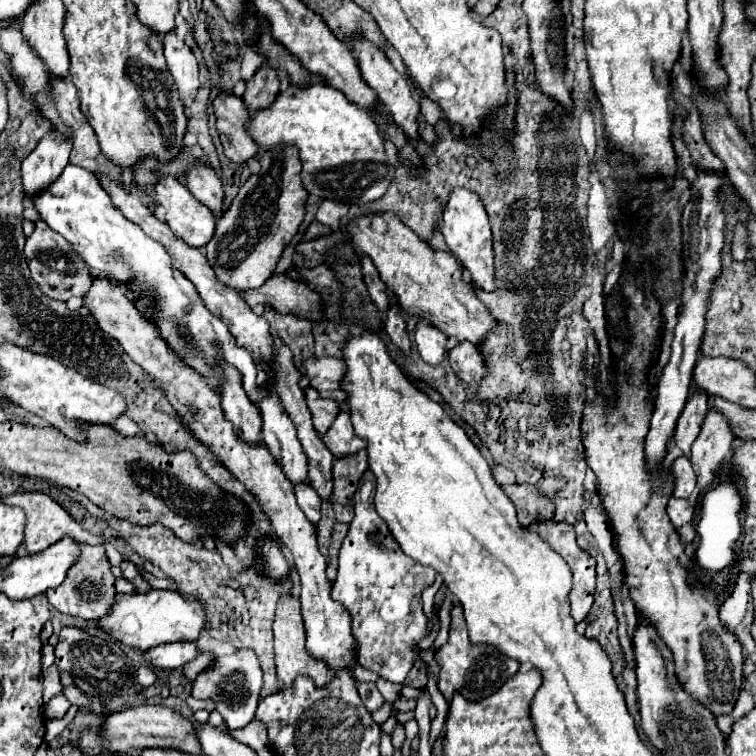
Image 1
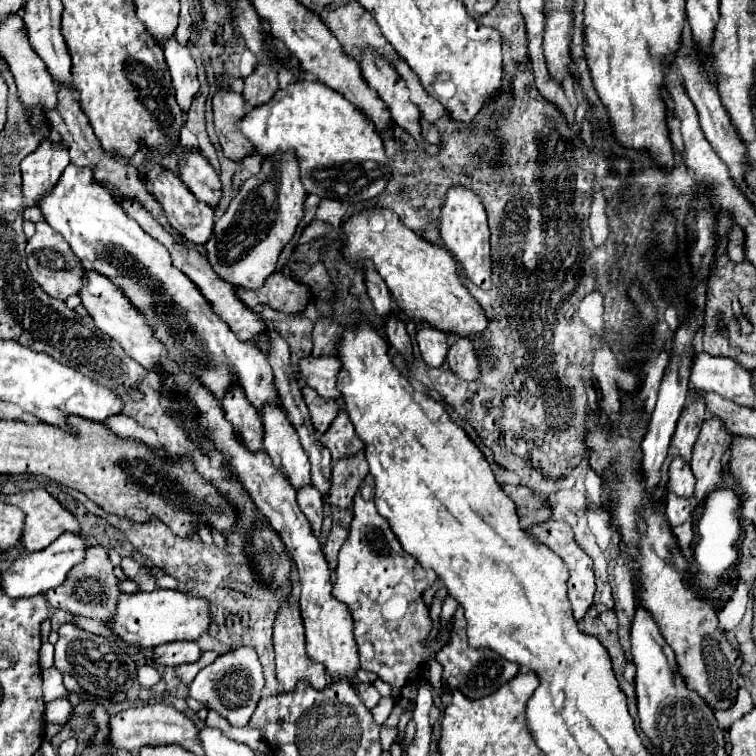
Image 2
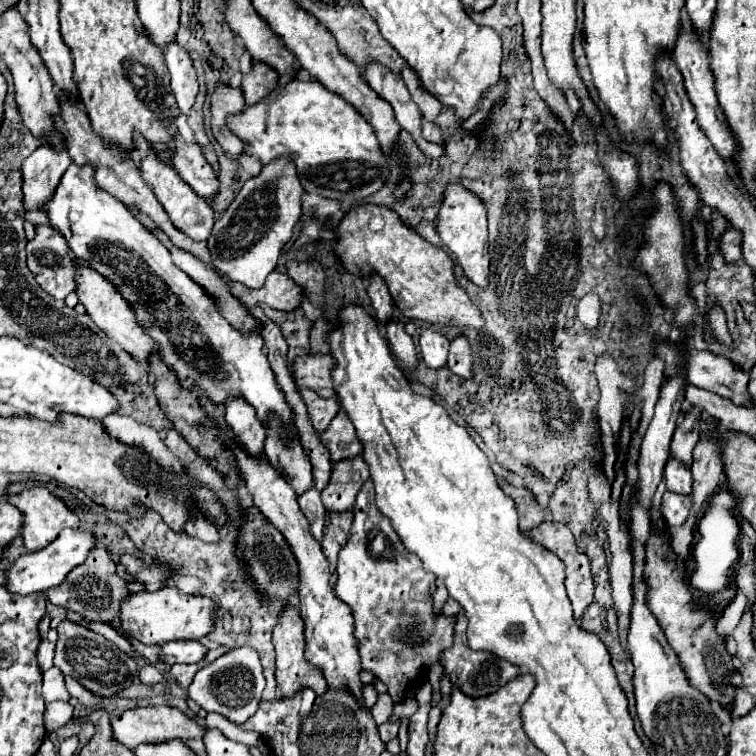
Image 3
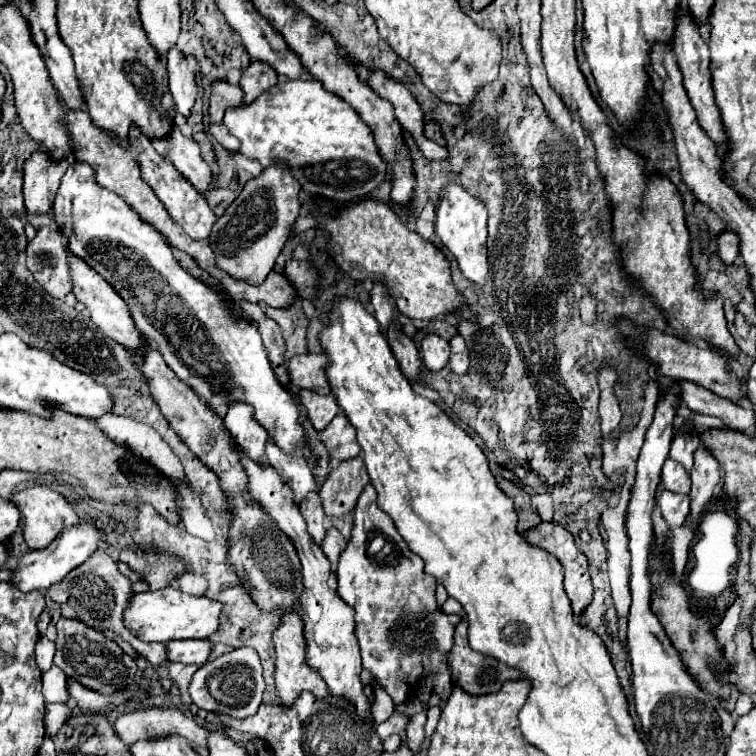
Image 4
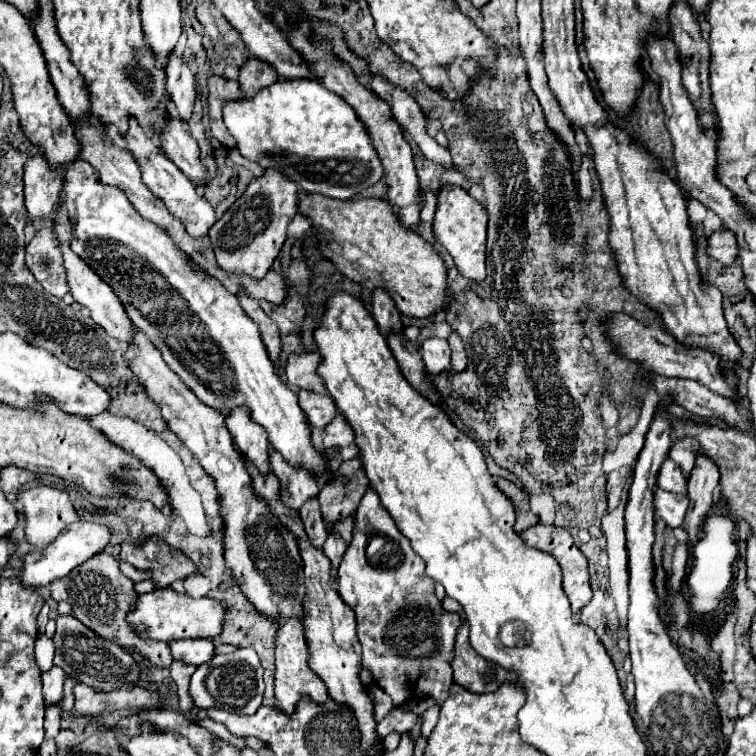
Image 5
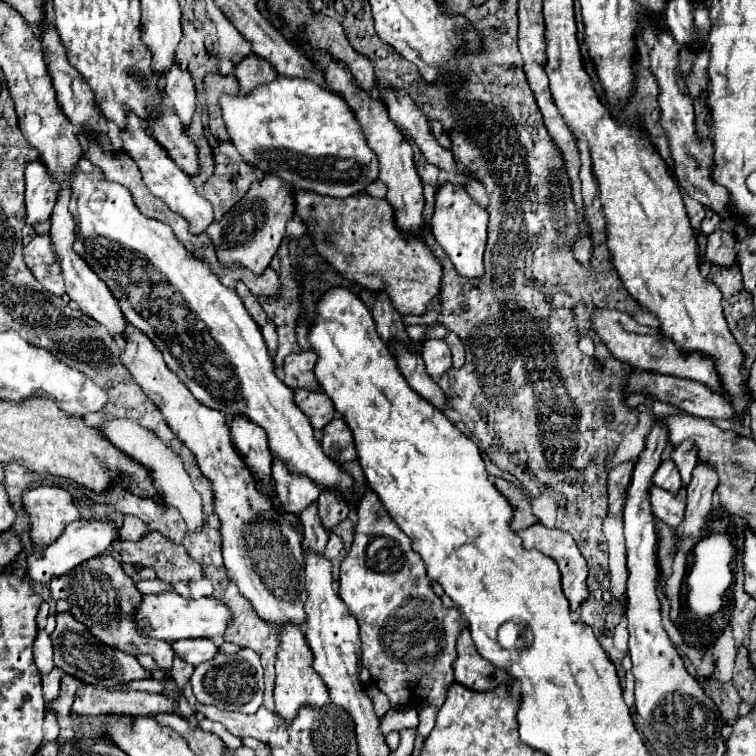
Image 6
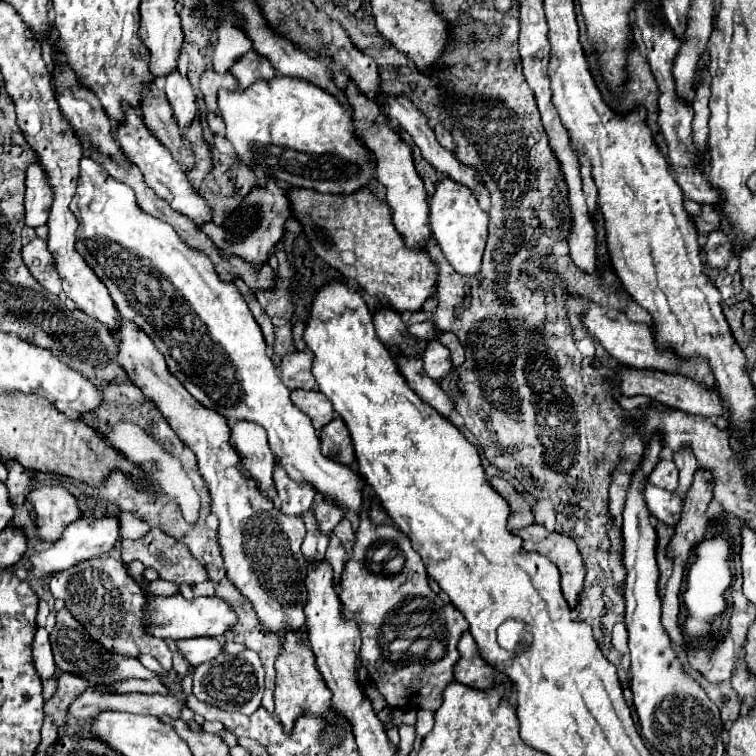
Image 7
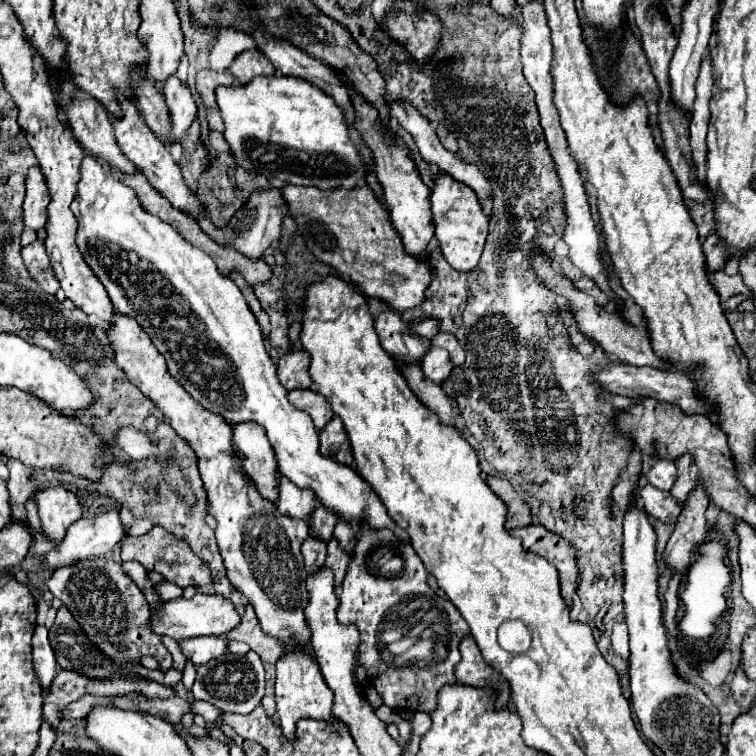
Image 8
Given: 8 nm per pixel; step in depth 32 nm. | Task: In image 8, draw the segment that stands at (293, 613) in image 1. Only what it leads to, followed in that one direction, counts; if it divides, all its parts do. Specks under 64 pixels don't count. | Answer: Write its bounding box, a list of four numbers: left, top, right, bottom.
[276,648,334,740]

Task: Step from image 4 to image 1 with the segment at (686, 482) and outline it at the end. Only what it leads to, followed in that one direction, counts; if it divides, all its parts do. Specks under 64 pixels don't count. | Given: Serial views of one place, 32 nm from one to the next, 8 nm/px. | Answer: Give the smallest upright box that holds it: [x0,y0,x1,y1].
[670,456,696,498]

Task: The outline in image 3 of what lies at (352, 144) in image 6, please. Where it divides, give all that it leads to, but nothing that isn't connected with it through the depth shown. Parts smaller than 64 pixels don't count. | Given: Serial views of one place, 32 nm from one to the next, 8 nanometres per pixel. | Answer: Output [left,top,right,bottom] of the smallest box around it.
[228,80,390,206]

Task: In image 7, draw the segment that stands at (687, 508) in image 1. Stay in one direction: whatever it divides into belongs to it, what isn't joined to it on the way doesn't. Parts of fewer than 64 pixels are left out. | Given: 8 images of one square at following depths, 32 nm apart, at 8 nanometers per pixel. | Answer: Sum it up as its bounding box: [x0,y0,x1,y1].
[644,484,682,524]

